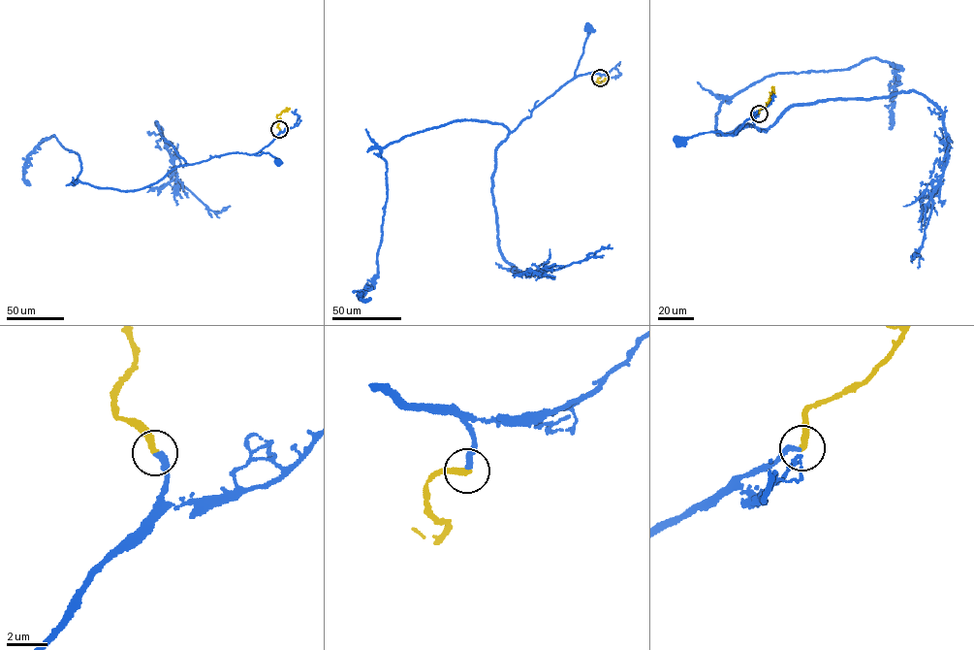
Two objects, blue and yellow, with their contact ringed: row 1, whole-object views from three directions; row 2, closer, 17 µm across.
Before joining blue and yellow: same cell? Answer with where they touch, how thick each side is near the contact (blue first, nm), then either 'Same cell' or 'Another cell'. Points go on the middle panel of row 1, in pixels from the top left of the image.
Place: (600, 78). Thickness 300 nm (blue) against 320 nm. Same cell

